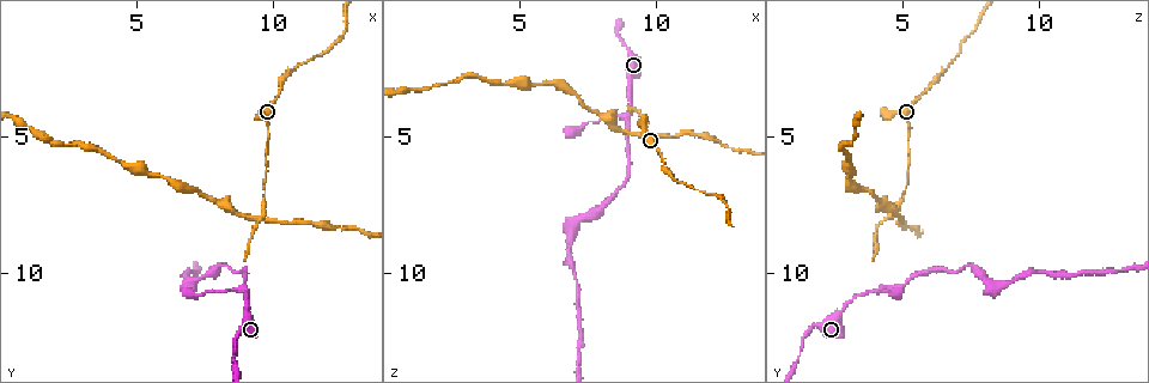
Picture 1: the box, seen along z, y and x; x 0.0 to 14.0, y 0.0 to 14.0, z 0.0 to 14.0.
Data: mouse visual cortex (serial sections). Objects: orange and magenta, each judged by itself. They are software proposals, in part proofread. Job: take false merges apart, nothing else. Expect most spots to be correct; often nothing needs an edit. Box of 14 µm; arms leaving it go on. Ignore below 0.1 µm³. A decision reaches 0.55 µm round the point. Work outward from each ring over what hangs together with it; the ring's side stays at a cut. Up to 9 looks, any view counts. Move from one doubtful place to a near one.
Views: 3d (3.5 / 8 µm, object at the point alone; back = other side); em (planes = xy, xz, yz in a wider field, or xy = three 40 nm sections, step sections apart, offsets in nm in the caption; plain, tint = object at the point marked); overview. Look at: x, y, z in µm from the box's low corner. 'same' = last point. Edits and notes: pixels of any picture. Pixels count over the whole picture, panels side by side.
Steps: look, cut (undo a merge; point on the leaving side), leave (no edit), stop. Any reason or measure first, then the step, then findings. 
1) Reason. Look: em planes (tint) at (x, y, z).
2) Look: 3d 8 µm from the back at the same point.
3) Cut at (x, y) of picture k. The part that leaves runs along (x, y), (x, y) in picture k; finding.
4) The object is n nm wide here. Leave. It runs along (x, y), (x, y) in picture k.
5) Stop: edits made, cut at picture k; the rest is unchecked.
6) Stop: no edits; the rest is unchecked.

Narrows sharply. Look: 3d 8 µm at (9.8, 5.3, 5.2).

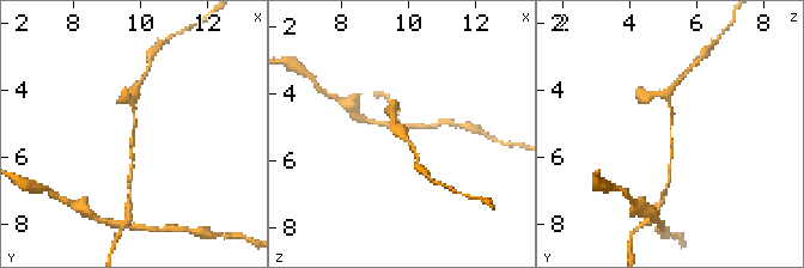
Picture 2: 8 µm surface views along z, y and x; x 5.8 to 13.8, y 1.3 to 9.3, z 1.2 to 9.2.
Look: em xy step 5 (tint) at the same point.

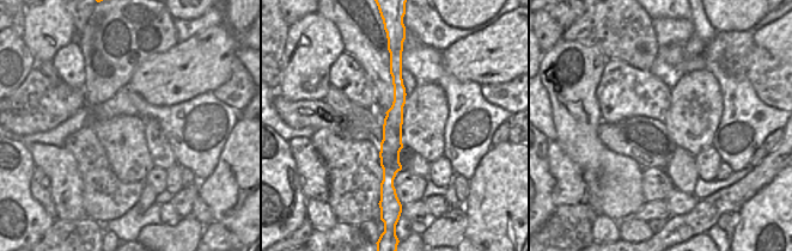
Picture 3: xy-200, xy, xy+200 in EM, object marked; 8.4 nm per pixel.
Leave. It runs along (398, 65), (398, 103), (385, 189) in picture 3; one cell here.

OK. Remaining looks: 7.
A fork. Look: 3d 3.5 µm at (8.9, 10.6, 4.3).

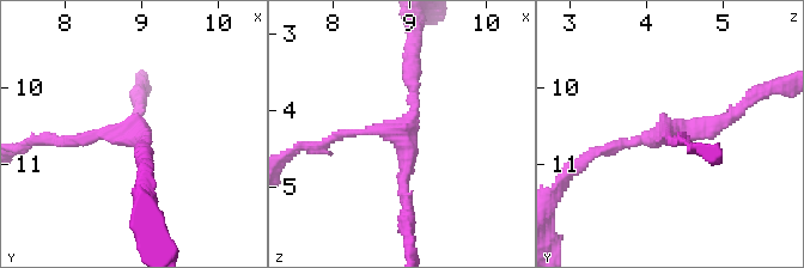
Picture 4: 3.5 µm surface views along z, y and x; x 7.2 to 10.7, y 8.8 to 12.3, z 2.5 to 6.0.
Shape alone is not enough. Look: em xy step 1 (plain) at (8.95, 10.60, 4.25).

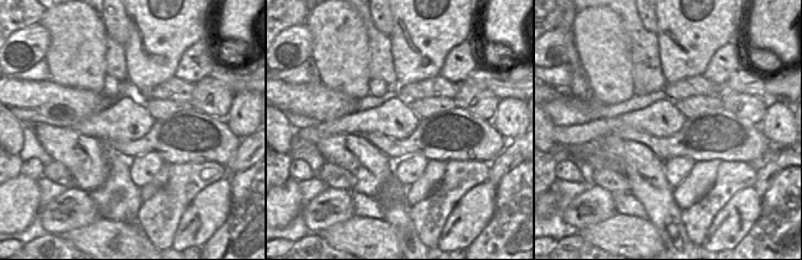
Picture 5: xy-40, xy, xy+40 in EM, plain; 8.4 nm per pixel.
Where the object lies. Look: em xy step 1 (tint) at the same point.

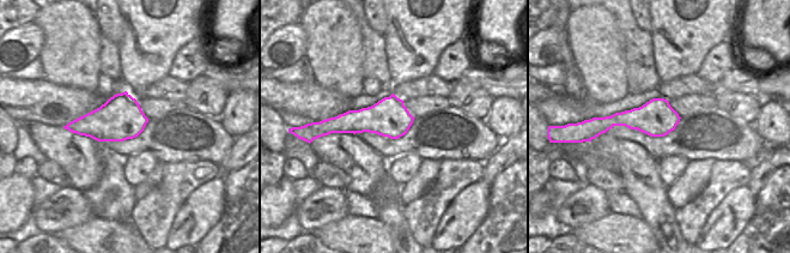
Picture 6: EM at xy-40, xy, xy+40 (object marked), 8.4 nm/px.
Leave. It runs along (594, 151), (712, 128), (739, 107) in picture 4; one cell here.

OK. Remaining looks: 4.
Three arms meet. Look: 3d 3.5 µm at (9.7, 8.0, 5.0).

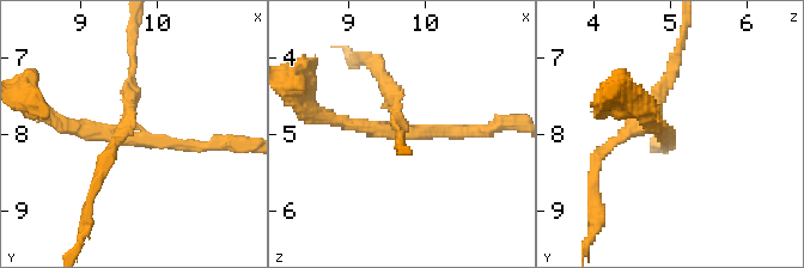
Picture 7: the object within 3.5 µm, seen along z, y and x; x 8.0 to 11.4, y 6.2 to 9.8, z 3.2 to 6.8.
Now the EM. Look: em xy step 3 (tint) at (9.55, 7.90, 4.95).

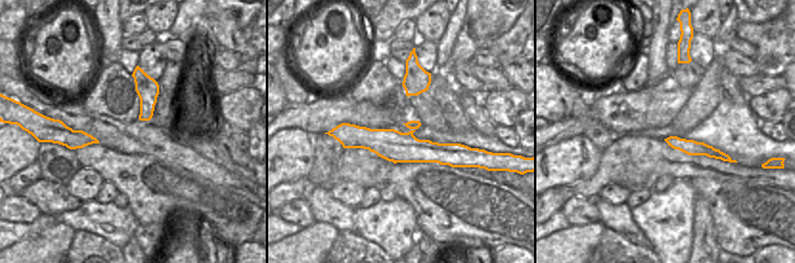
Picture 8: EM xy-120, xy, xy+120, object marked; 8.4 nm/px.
Cut at (83, 123) of picture 7. The part that leaves runs along (388, 129), (315, 116), (300, 104) in picture 7; a second cell is stuck on.

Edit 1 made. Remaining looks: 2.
Thin neck. Look: 3d 3.5 µm at (7.3, 10.2, 7.9).

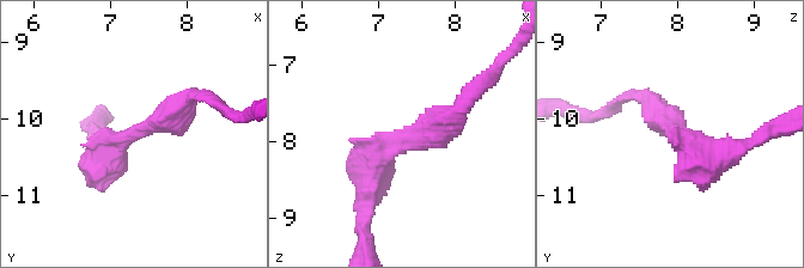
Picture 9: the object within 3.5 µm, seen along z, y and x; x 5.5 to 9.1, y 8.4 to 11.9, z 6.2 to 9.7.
The arms are 200, 450 nm wide; shape alone is not enough. Look: em planes (tint) at (7.40, 10.15, 7.95).

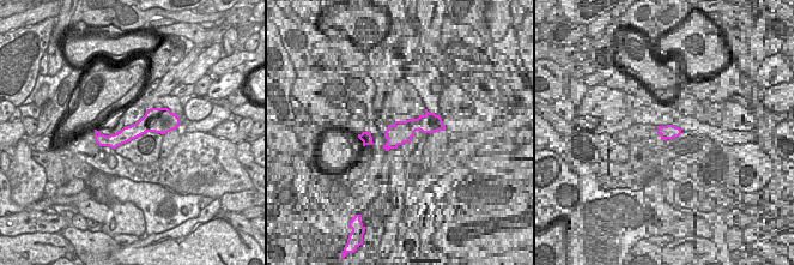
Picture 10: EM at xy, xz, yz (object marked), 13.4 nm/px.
Leave. It runs along (169, 124), (97, 138) in picture 10; continuous, no second cell.

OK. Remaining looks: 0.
Stop: edits made, cut at picture 7; the rest is unchecked.

